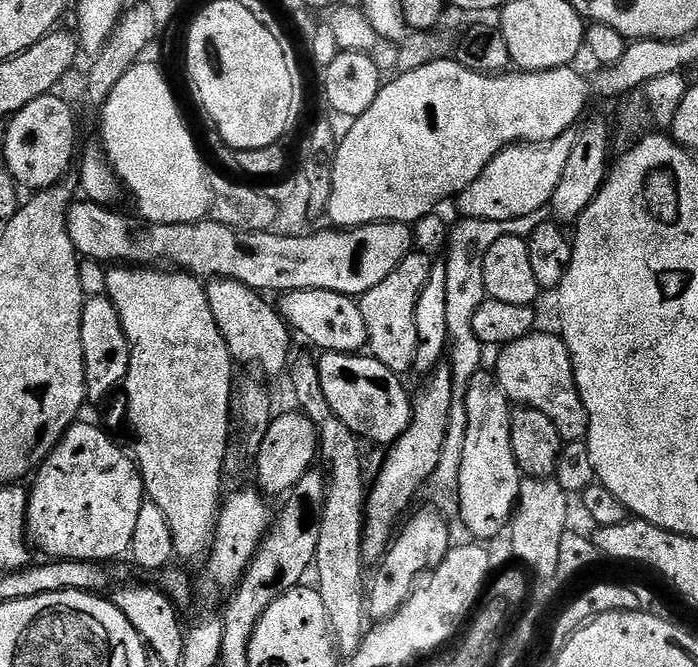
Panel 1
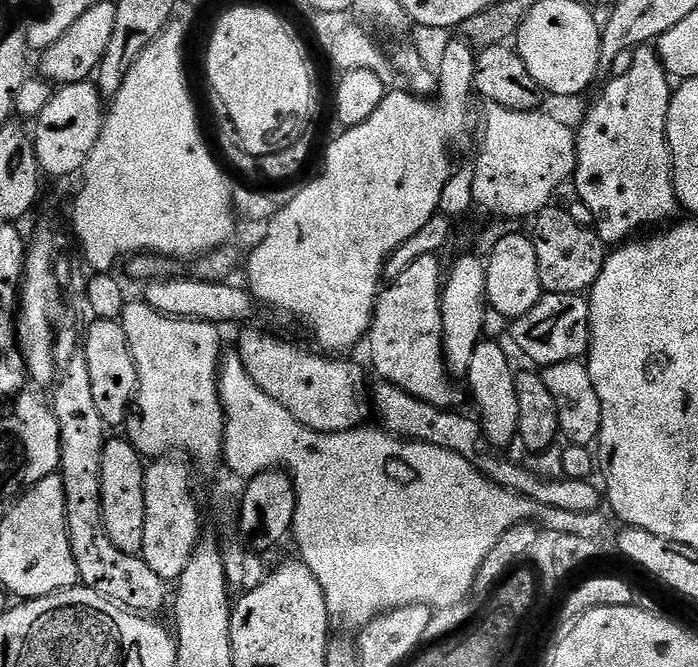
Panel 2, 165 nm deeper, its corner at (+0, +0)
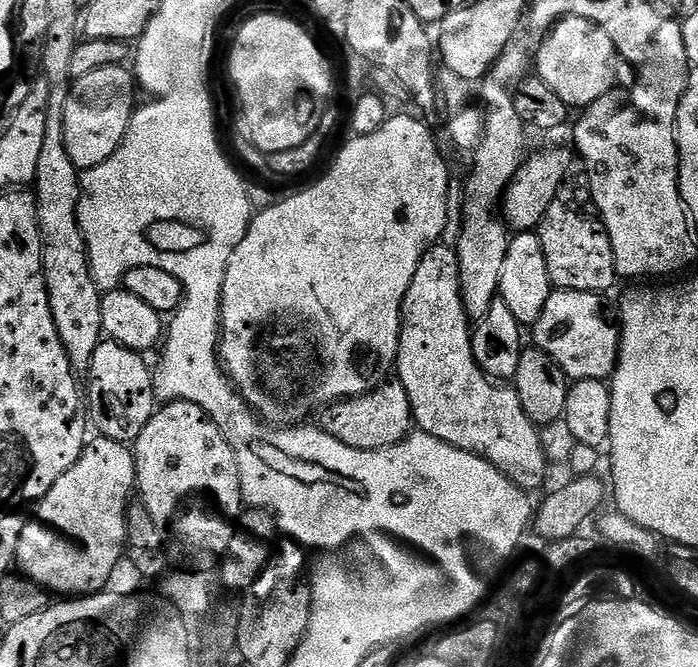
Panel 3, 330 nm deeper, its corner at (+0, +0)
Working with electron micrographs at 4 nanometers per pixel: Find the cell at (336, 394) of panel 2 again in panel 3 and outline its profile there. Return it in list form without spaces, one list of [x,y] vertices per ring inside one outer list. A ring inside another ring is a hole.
[[[396,378],[380,384],[364,396],[351,396],[348,400],[331,405],[328,414],[329,416],[322,421],[324,431],[346,442],[346,446],[354,446],[358,450],[392,448],[411,436],[414,431],[412,407],[406,394],[406,386],[402,386]]]

